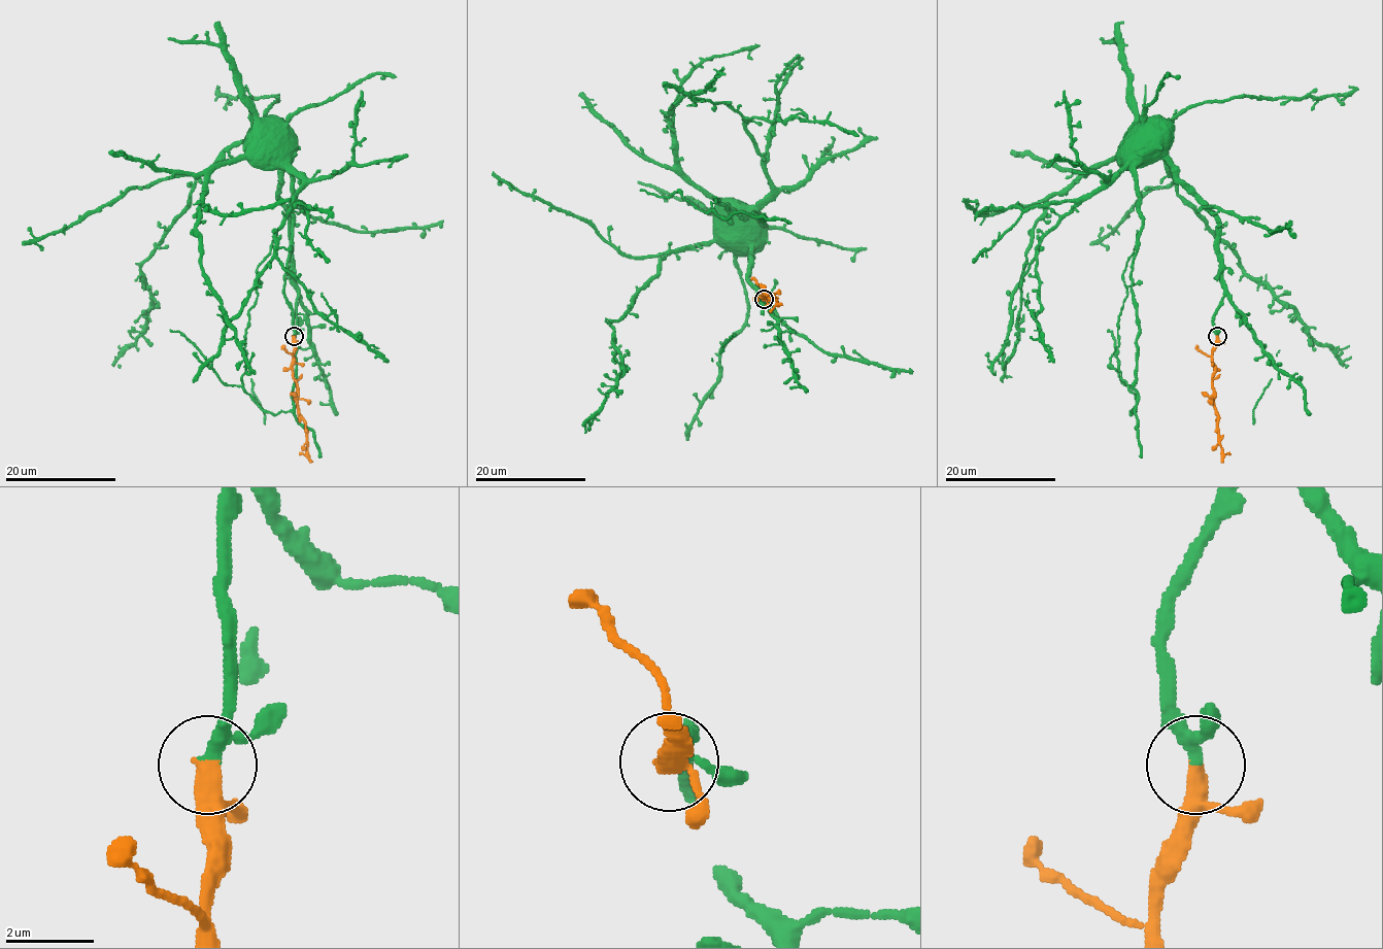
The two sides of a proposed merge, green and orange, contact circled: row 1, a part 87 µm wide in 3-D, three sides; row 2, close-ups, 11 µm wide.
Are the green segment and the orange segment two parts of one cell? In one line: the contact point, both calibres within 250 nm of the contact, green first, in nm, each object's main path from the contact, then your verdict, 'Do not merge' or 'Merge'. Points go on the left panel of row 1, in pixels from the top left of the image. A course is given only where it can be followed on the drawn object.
Place: (294, 336). Thickness 240 nm (green) against 340 nm. Course of green: (294, 335), (297, 282), (293, 278), (289, 209), (278, 195), (280, 157), (265, 138), (261, 140). Course of orange: (294, 337), (293, 375), (297, 385), (297, 406), (305, 424), (306, 456), (310, 463). Merge

